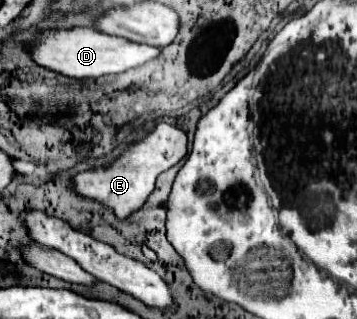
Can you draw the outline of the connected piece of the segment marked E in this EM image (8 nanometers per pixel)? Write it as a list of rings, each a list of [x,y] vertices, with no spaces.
[[[158,121],[142,141],[128,145],[128,149],[108,167],[98,167],[94,171],[74,175],[70,187],[76,195],[94,199],[100,205],[112,209],[116,219],[126,219],[146,203],[148,195],[154,191],[156,177],[168,171],[186,155],[186,143],[186,133],[182,129],[168,121]]]

